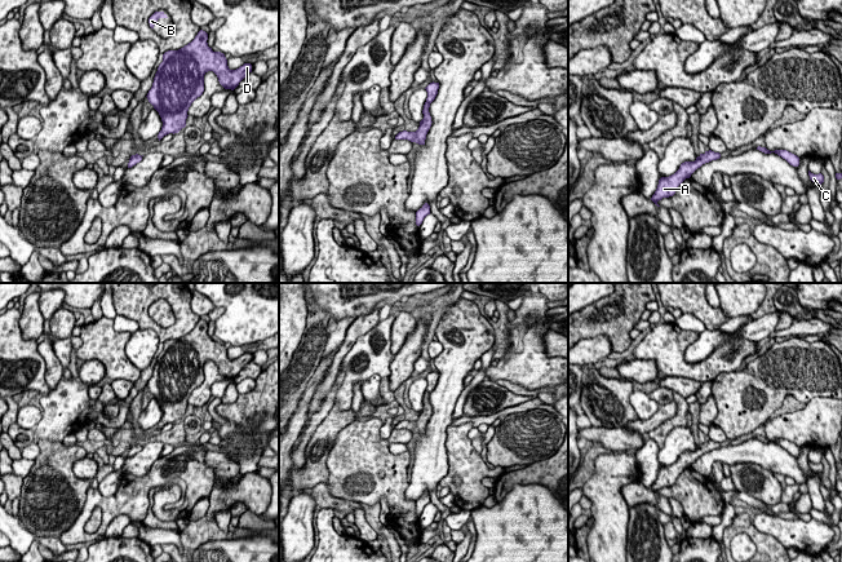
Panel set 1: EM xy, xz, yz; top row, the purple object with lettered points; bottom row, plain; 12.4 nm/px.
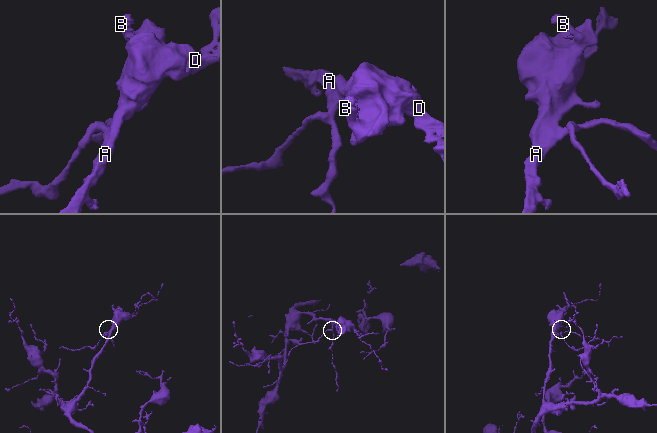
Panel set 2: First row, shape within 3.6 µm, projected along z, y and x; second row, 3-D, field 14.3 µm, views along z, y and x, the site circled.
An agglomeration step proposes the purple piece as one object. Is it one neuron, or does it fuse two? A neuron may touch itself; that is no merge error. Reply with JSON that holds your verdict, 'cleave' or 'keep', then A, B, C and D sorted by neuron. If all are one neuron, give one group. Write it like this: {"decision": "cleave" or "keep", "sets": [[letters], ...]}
{"decision": "keep", "sets": [["A", "B", "C", "D"]]}

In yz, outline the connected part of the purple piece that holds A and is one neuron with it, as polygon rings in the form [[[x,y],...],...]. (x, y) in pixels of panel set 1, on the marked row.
[[[712,150],[705,151],[704,154],[700,154],[695,161],[684,161],[681,164],[679,169],[669,176],[669,177],[661,177],[659,180],[657,189],[655,194],[652,195],[651,200],[657,205],[657,202],[662,198],[673,196],[678,189],[678,186],[686,180],[690,178],[691,174],[700,168],[703,164],[709,163],[712,160],[717,160],[721,158],[719,152],[714,152]]]

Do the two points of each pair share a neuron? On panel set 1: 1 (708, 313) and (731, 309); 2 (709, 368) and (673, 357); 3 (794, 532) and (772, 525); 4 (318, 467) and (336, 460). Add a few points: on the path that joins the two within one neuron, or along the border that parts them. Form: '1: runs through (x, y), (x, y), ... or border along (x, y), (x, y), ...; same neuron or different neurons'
1: border along (719, 306), (729, 318); different neurons
2: runs through (700, 368), (685, 368), (682, 366); same neuron
3: runs through (789, 532), (778, 527); same neuron
4: border along (338, 434), (327, 459), (327, 483); different neurons

